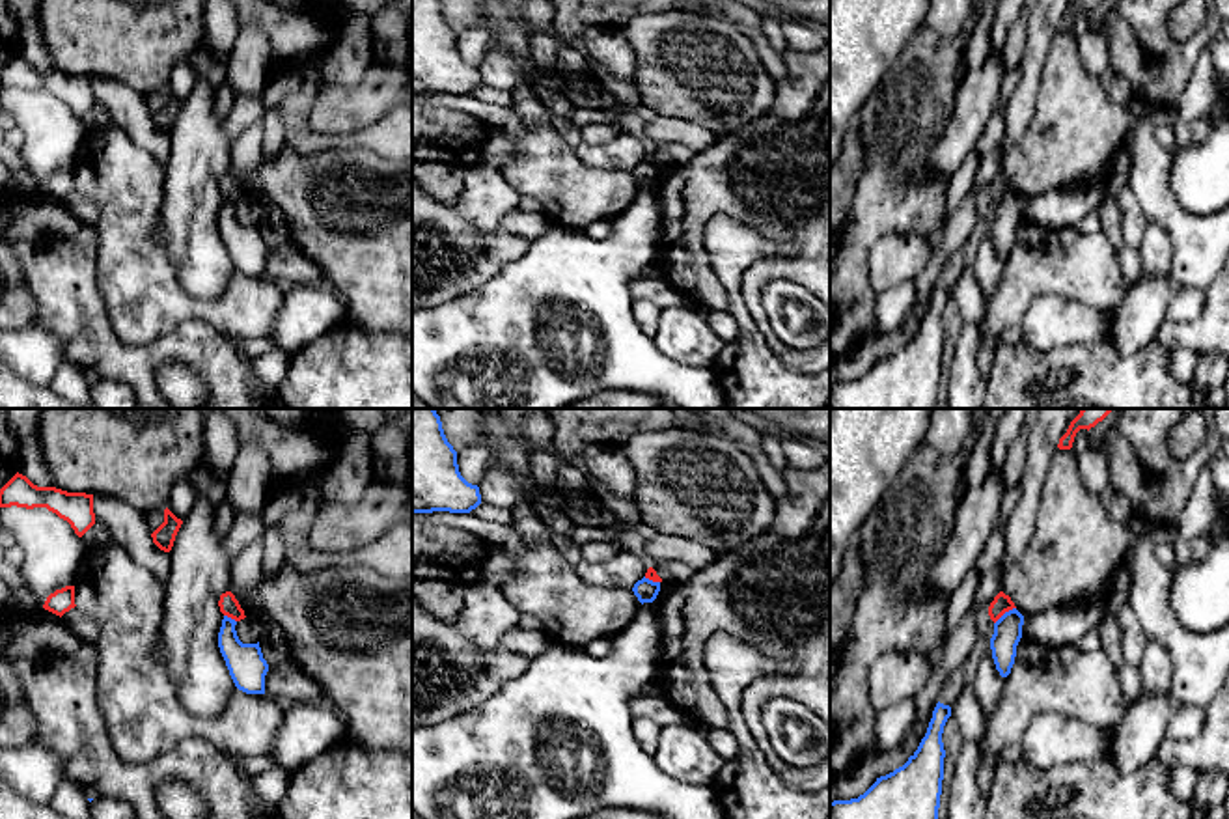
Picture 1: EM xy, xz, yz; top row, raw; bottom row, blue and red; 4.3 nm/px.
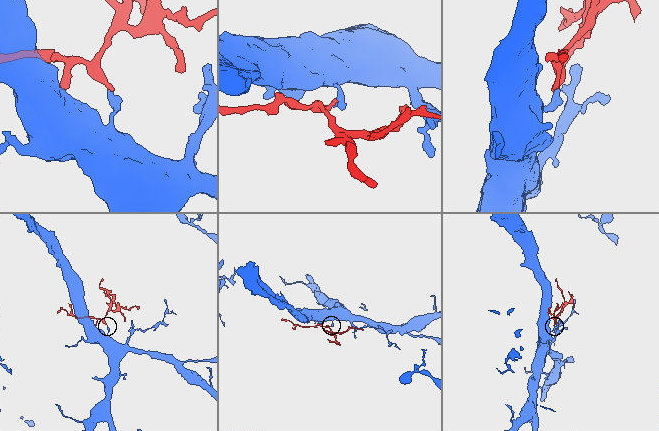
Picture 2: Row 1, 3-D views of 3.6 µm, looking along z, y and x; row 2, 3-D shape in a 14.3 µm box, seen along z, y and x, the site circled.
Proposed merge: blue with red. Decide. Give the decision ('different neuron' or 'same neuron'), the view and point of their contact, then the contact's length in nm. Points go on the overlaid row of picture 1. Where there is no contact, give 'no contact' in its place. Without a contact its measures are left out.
different neuron; contact yz (1004, 614); length 120 nm

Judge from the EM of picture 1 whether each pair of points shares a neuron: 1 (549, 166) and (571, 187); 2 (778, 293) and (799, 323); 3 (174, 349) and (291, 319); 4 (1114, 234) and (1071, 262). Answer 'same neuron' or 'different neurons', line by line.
1: same neuron
2: same neuron
3: different neurons
4: different neurons

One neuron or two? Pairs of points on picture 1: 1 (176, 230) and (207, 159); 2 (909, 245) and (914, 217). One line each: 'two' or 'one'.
1: one
2: two

